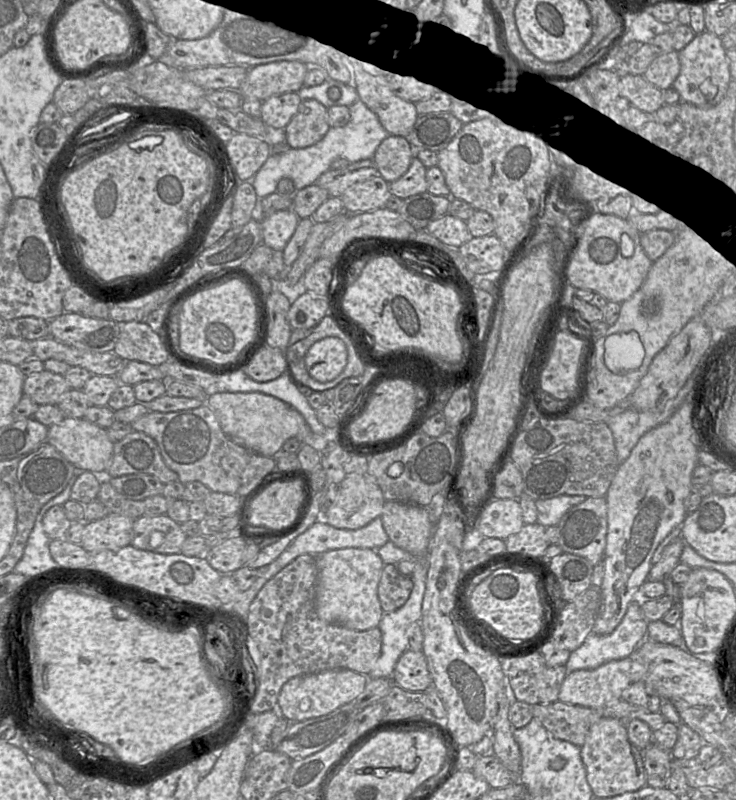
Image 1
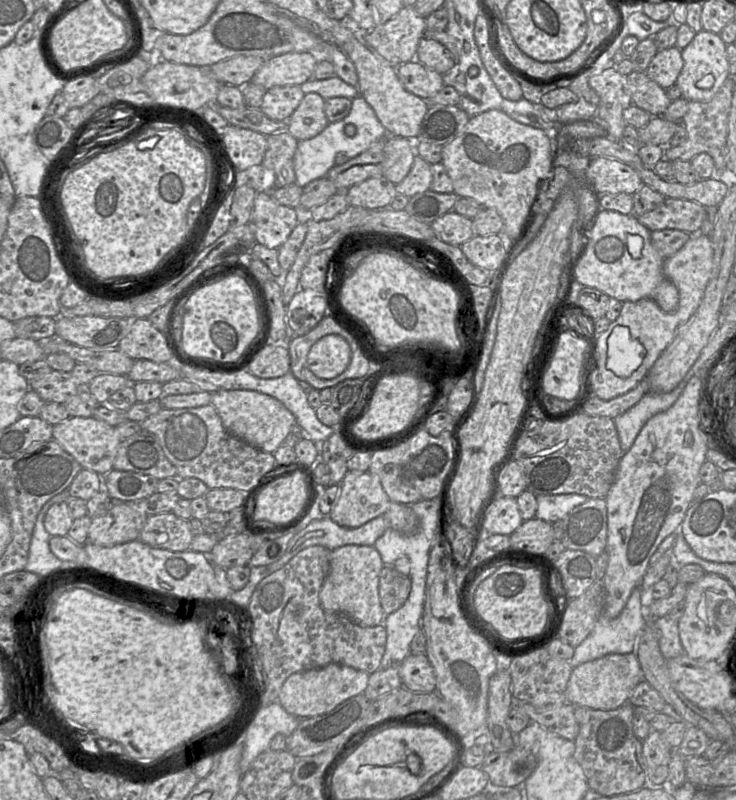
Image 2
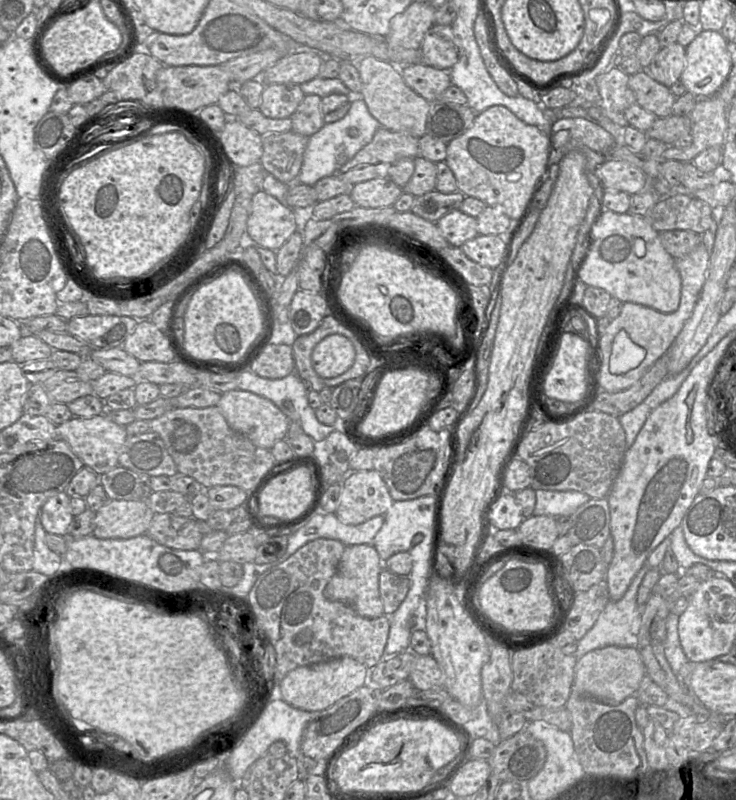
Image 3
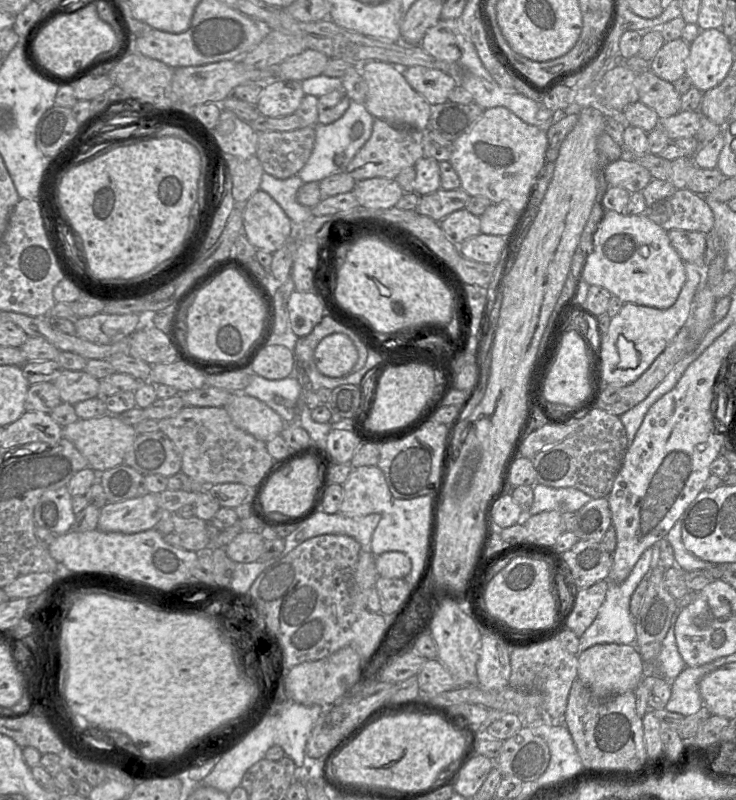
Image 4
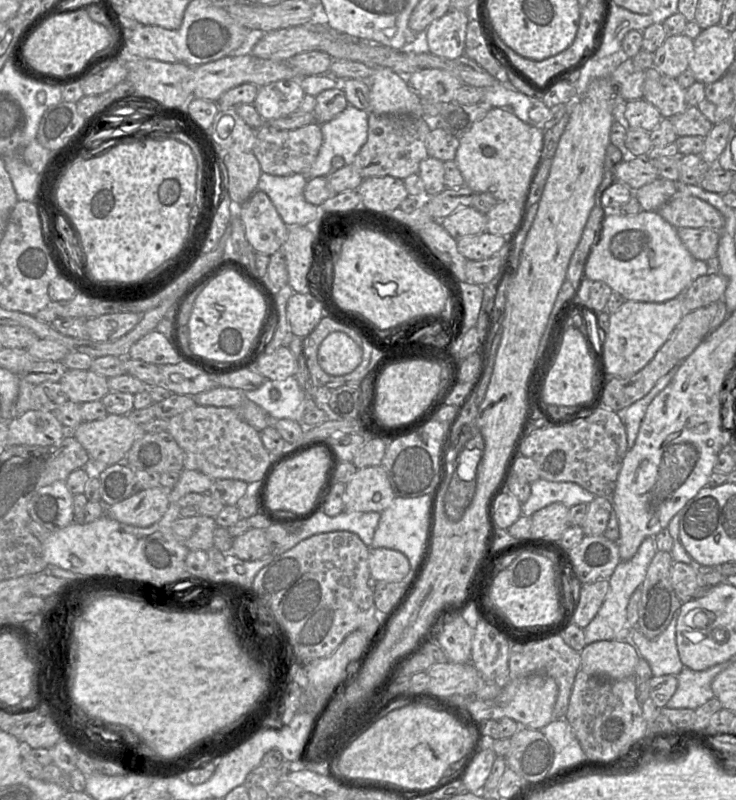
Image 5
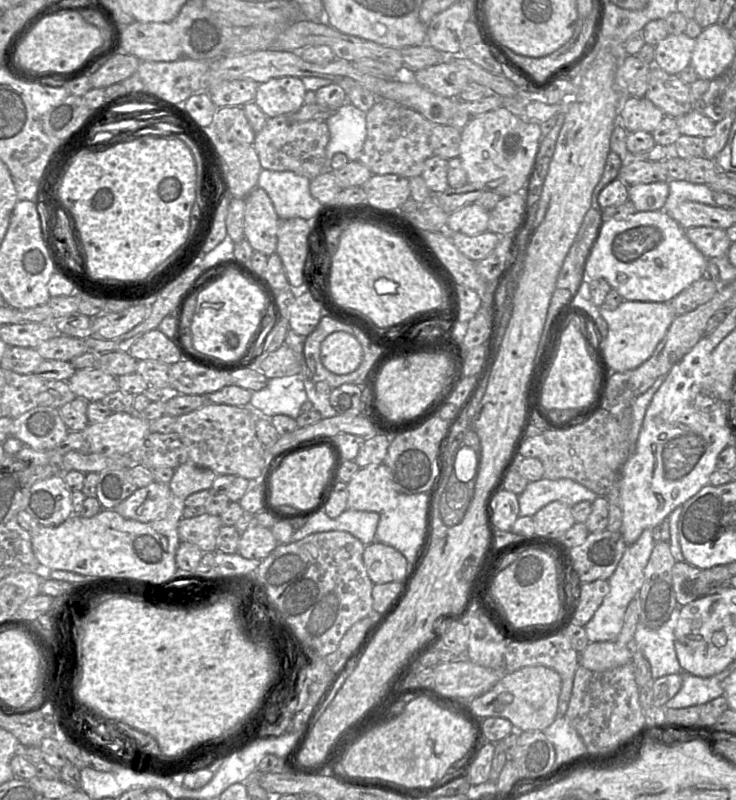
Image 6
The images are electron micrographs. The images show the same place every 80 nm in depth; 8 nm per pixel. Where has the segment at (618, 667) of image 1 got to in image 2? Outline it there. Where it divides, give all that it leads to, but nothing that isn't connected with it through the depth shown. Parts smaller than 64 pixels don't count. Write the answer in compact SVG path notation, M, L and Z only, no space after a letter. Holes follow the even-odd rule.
M633 652L608 654L572 669L565 691L566 701L594 710L617 709L628 702L632 691L641 680L642 669Z

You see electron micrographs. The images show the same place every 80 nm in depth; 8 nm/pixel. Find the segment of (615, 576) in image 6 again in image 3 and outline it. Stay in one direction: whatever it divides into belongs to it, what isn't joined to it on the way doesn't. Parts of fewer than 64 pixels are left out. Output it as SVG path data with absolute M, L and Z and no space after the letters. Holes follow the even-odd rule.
M646 560L633 578L624 596L618 601L610 600L607 603L593 627L578 641L577 650L574 653L577 660L592 650L607 646L637 647L642 615L642 608L637 604L637 592L648 570L649 565Z

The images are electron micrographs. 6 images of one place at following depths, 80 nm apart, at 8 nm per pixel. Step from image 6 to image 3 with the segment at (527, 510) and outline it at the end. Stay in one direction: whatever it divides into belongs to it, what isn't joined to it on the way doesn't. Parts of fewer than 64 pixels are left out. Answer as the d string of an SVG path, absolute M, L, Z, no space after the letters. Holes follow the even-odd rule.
M535 490L536 505L534 516L571 516L590 497L577 491Z

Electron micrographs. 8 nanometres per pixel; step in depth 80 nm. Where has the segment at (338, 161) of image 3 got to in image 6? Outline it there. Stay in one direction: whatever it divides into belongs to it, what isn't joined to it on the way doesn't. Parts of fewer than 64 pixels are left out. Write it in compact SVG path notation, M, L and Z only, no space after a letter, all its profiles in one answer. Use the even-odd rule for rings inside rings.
M347 101L326 123L329 142L324 171L330 171L332 158L337 153L345 154L349 161L358 161L367 137L366 113Z

